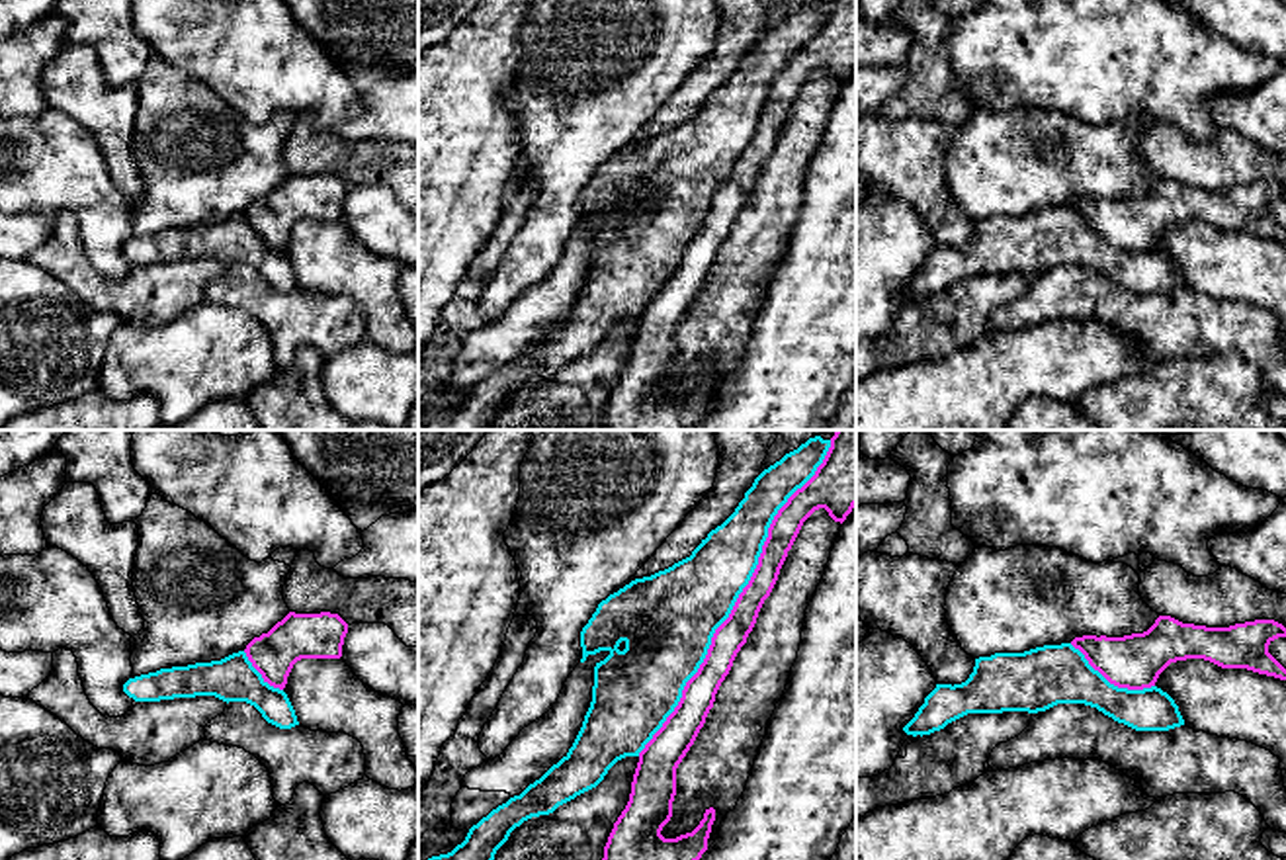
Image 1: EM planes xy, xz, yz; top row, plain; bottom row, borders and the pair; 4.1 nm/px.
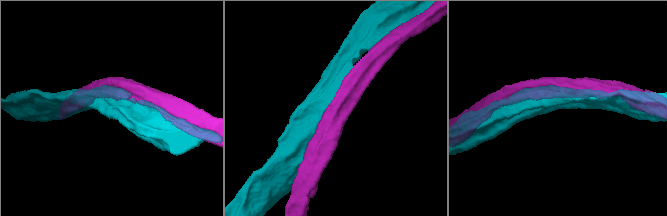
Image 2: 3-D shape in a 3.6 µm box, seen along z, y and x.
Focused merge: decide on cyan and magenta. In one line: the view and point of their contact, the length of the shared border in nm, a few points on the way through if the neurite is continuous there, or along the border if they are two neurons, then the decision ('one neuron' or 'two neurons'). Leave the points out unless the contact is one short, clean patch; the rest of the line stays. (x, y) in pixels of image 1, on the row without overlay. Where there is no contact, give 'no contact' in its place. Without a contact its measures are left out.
contact xz (737, 159); length 1500 nm; two neurons

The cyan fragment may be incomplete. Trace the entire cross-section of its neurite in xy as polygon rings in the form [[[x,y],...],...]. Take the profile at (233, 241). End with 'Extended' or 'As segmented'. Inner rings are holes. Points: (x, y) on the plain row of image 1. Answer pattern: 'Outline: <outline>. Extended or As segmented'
Outline: [[[244,213],[221,223],[160,231],[129,240],[123,246],[123,254],[135,264],[195,258],[215,258],[227,266],[246,264],[254,268],[268,285],[279,291],[299,287],[287,256],[270,248],[252,229]]]. As segmented

